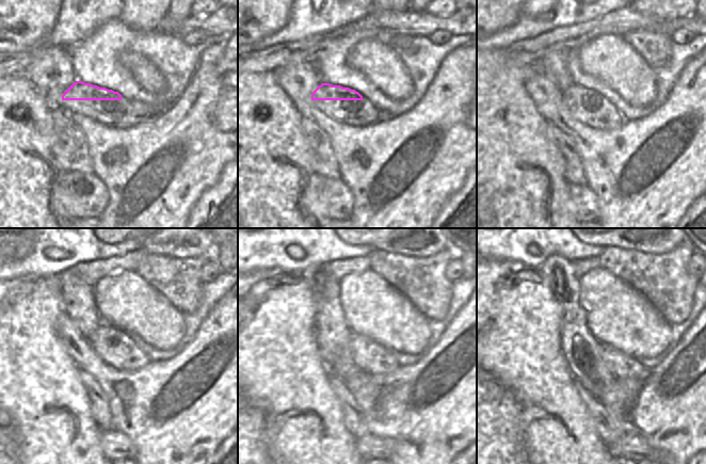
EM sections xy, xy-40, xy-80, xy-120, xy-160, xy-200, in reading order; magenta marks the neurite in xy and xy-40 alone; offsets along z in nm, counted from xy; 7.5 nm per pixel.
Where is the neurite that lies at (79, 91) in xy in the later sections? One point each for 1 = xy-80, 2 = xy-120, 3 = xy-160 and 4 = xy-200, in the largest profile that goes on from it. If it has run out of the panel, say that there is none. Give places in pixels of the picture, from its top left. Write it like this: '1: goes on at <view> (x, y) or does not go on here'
1: goes on at xy-80 (574, 92)
2: goes on at xy-120 (106, 333)
3: goes on at xy-160 (372, 357)
4: goes on at xy-200 (625, 367)

